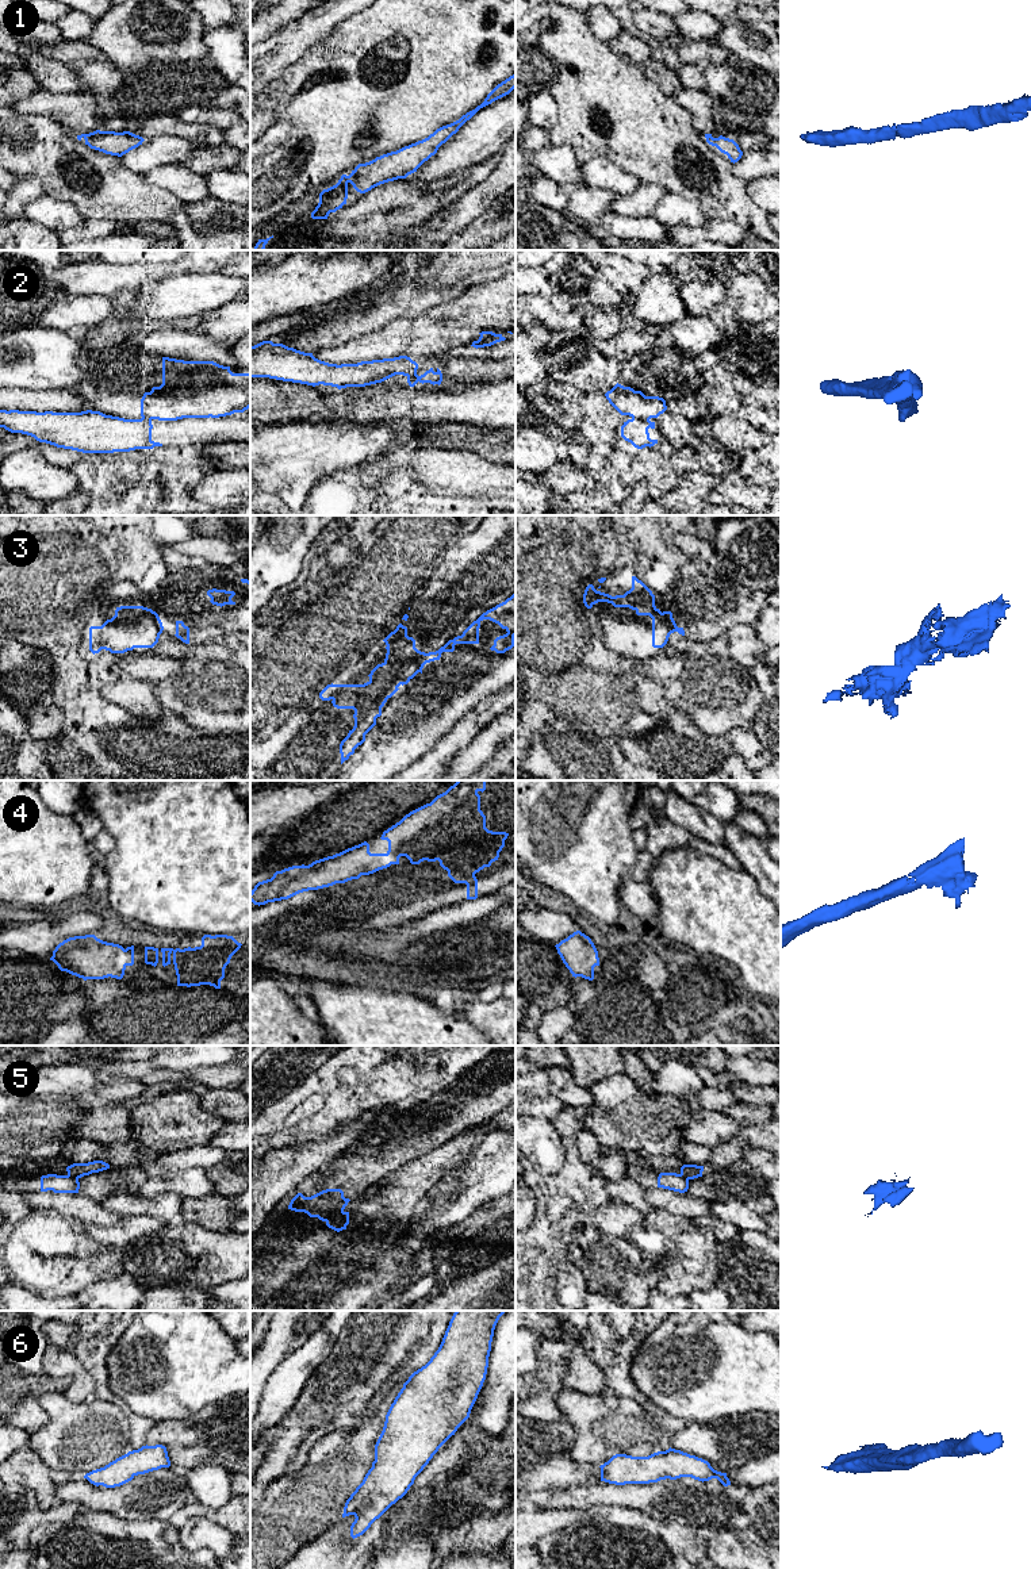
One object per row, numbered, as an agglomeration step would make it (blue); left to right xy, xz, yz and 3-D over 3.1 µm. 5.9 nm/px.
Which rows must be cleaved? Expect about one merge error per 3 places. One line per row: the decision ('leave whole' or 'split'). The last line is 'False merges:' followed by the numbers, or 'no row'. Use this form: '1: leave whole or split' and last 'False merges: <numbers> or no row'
1: leave whole
2: split
3: split
4: leave whole
5: split
6: leave whole
False merges: 2, 3, 5

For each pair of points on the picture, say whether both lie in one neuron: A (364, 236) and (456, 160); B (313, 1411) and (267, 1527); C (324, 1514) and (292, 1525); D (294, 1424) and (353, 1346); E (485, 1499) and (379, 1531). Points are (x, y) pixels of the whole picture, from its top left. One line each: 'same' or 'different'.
A: different
B: different
C: same
D: same
E: same

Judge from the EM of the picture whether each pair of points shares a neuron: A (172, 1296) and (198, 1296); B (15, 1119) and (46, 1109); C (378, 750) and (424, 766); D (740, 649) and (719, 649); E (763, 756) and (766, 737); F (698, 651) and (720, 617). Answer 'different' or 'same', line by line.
A: same
B: same
C: different
D: different
E: different
F: different

